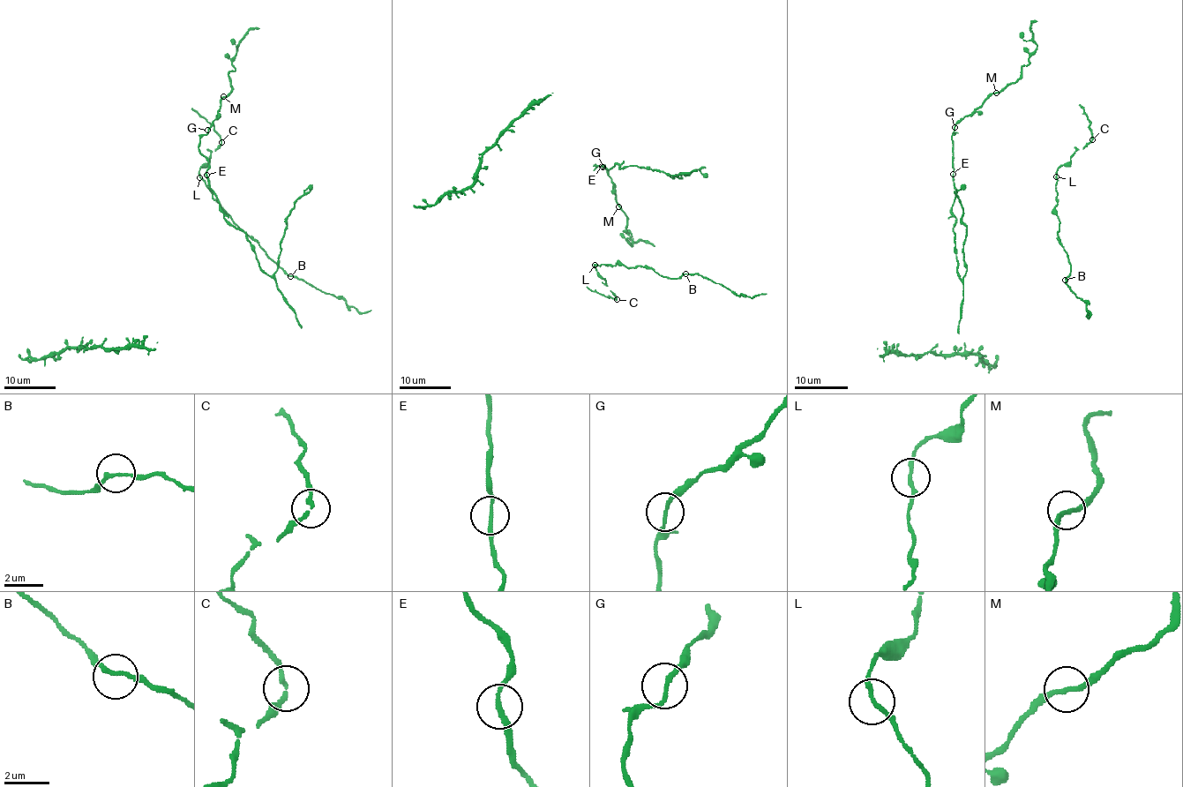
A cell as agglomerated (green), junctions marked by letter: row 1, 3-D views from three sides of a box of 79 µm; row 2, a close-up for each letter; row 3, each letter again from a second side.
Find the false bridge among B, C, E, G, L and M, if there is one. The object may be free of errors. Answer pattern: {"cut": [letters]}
{"cut": []}

